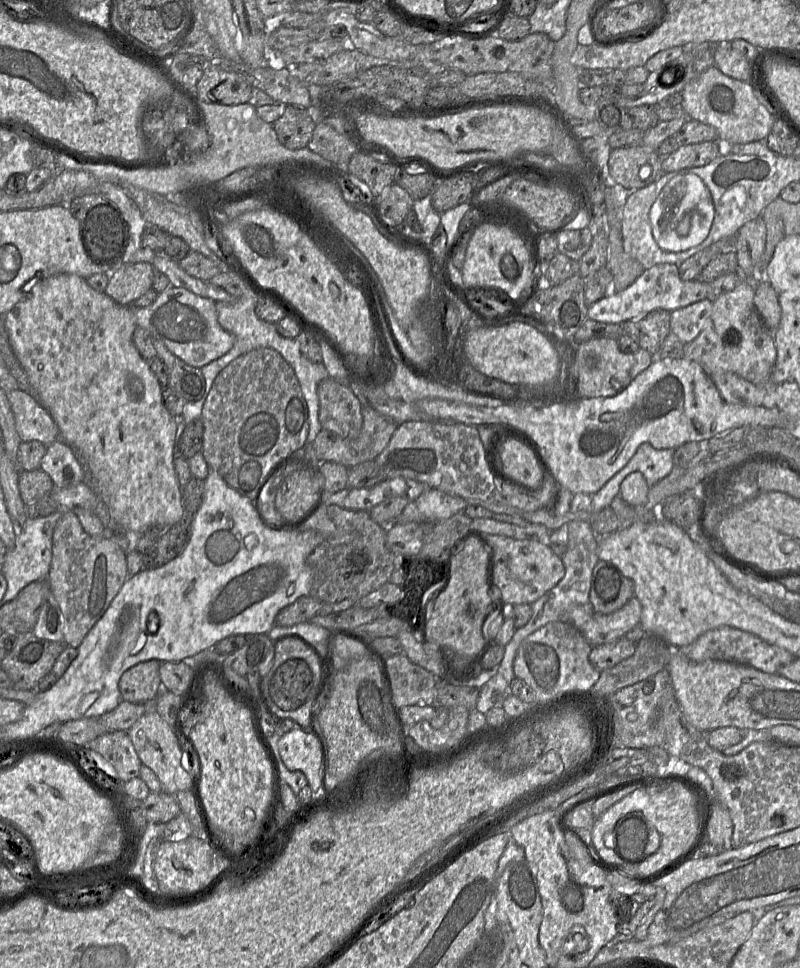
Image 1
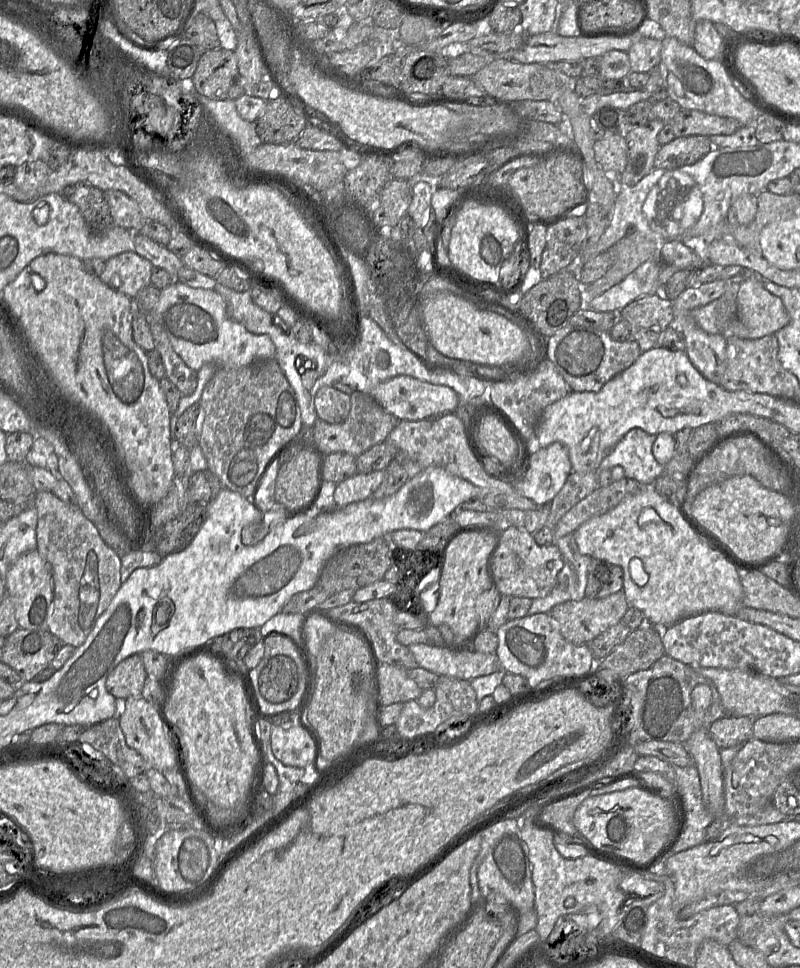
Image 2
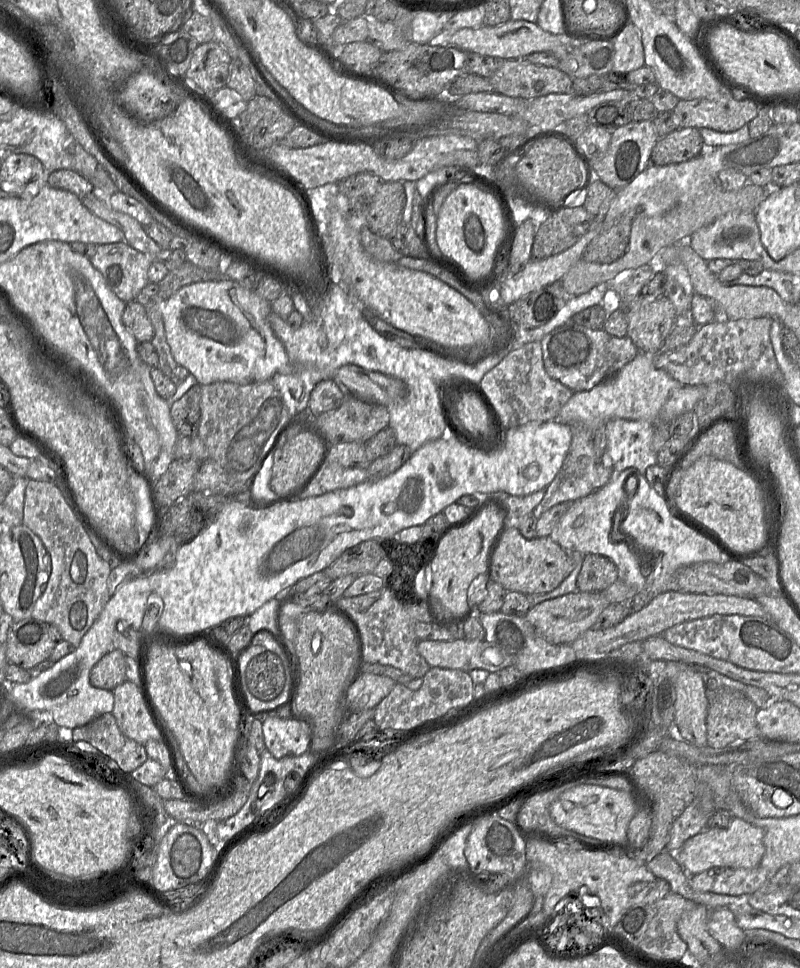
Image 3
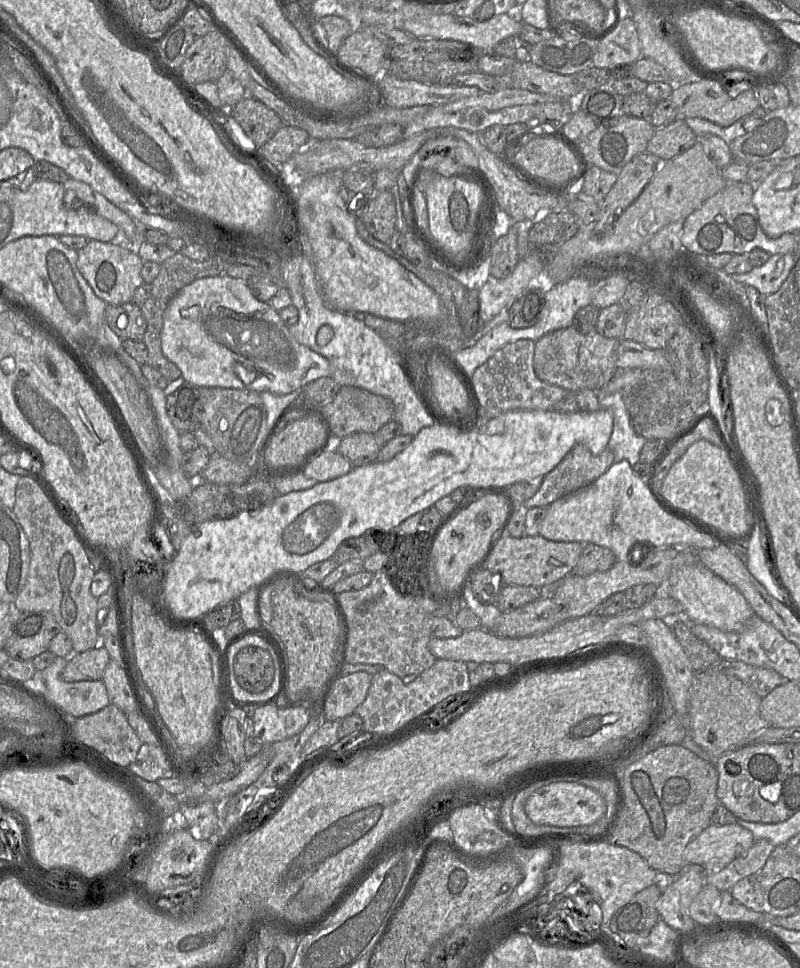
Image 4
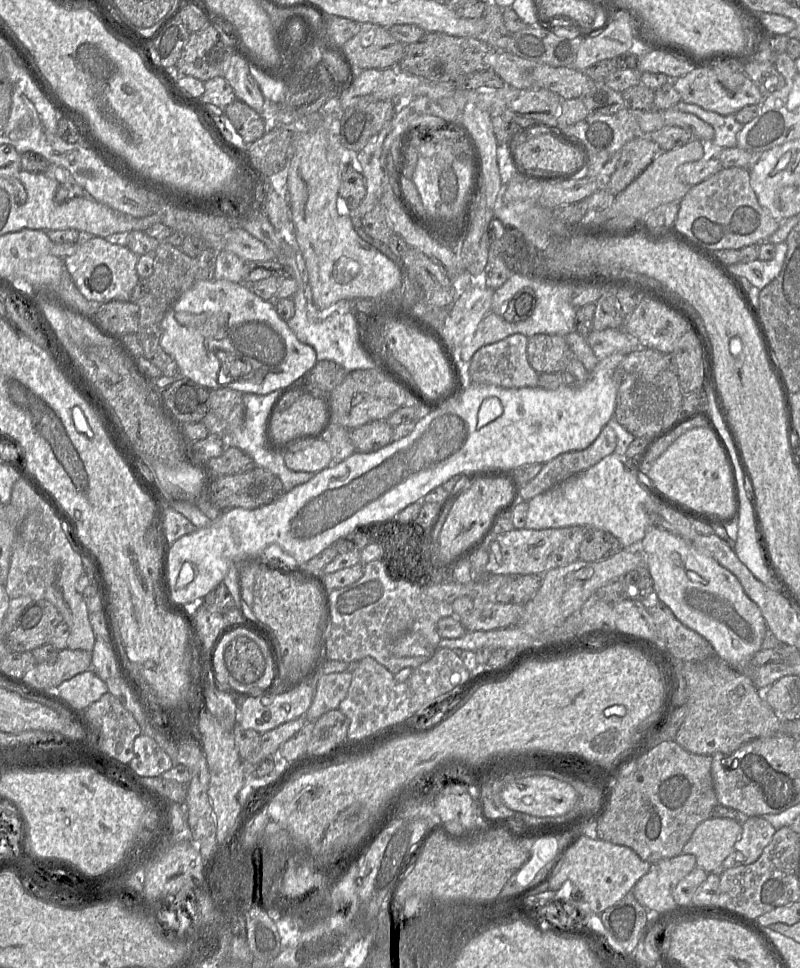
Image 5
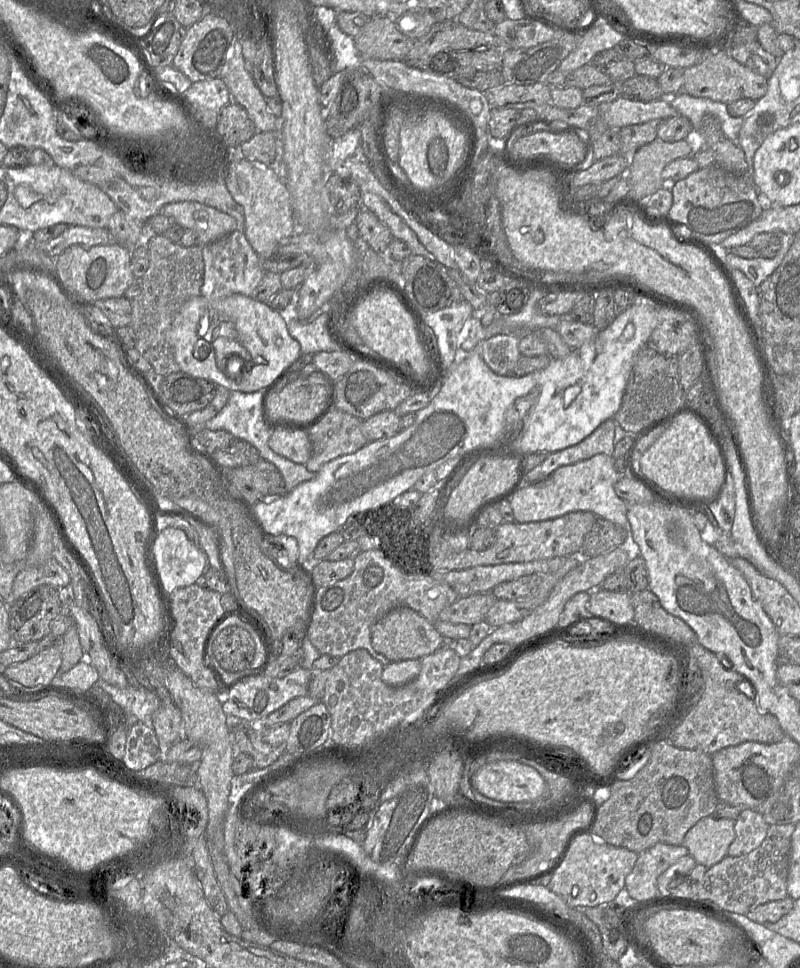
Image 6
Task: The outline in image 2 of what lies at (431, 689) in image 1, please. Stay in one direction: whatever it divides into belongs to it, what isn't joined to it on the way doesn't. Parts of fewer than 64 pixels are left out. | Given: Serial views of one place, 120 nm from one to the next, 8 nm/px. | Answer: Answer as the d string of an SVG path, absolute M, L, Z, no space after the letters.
M386 663L377 665L376 685L378 703L380 706L393 703L405 703L410 700L417 700L423 691L415 681L408 677L407 670L404 667Z

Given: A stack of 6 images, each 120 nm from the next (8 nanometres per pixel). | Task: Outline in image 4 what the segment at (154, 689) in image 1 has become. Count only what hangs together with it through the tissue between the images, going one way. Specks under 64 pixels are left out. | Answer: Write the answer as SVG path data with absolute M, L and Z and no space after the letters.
M102 645L72 654L61 673L61 679L65 682L102 680L109 661L109 653Z

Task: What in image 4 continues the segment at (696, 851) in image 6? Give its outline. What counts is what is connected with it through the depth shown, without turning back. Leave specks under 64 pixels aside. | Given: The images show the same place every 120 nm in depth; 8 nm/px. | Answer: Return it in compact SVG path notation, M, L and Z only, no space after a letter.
M711 824L687 844L684 861L687 864L701 865L704 869L719 869L738 857L745 857L754 842L751 831L739 824Z

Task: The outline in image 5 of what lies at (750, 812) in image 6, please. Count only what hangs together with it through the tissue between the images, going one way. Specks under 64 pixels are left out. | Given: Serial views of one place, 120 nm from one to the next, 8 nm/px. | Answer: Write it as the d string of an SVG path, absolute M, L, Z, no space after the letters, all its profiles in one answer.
M762 816L747 817L733 852L723 861L721 870L755 862L771 842L776 829Z

